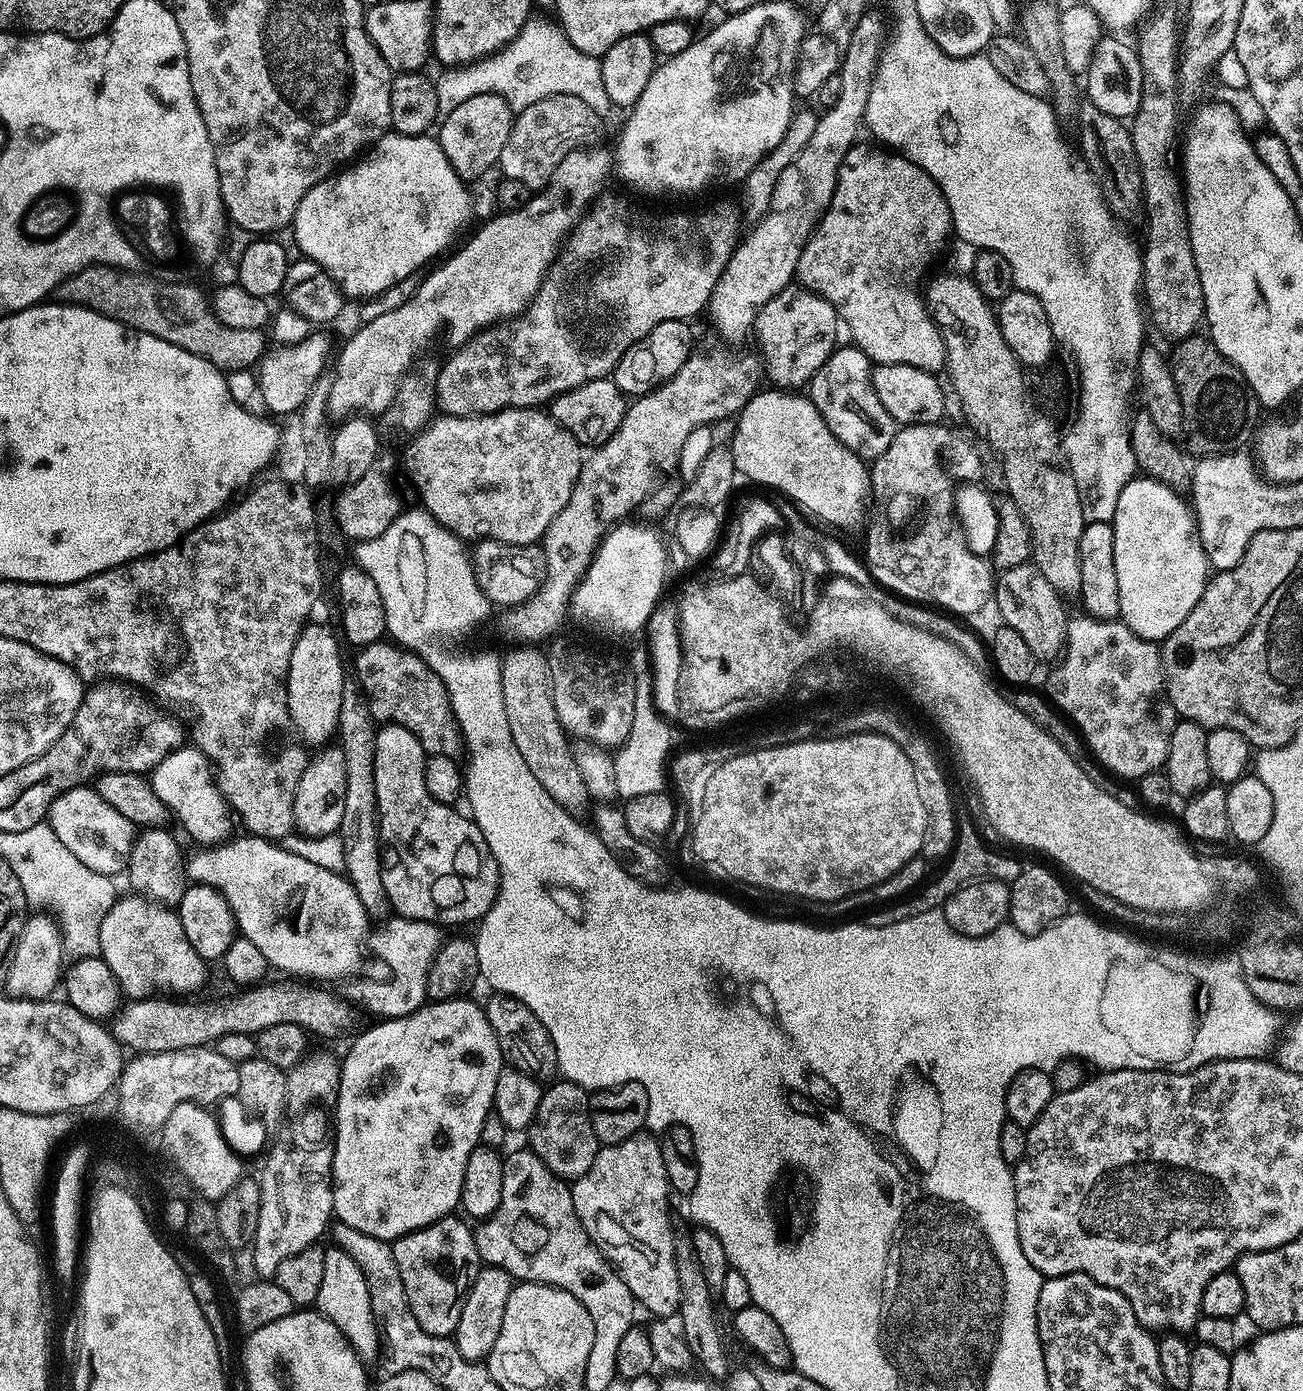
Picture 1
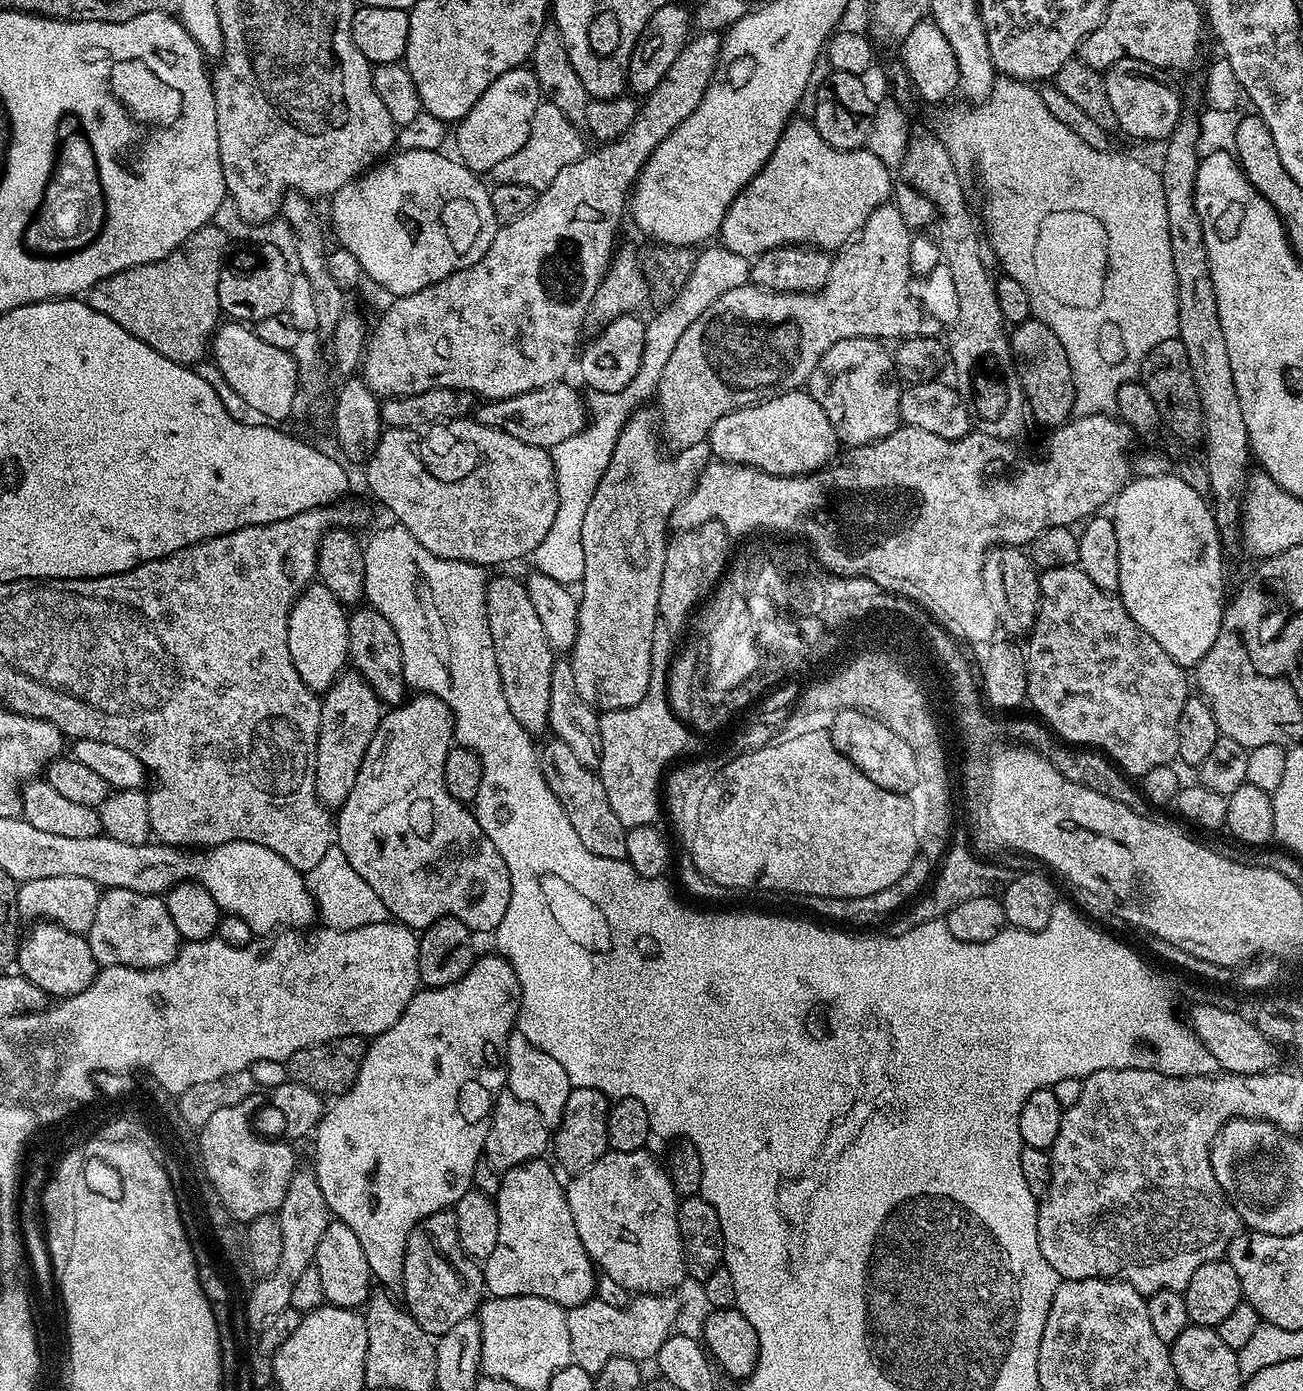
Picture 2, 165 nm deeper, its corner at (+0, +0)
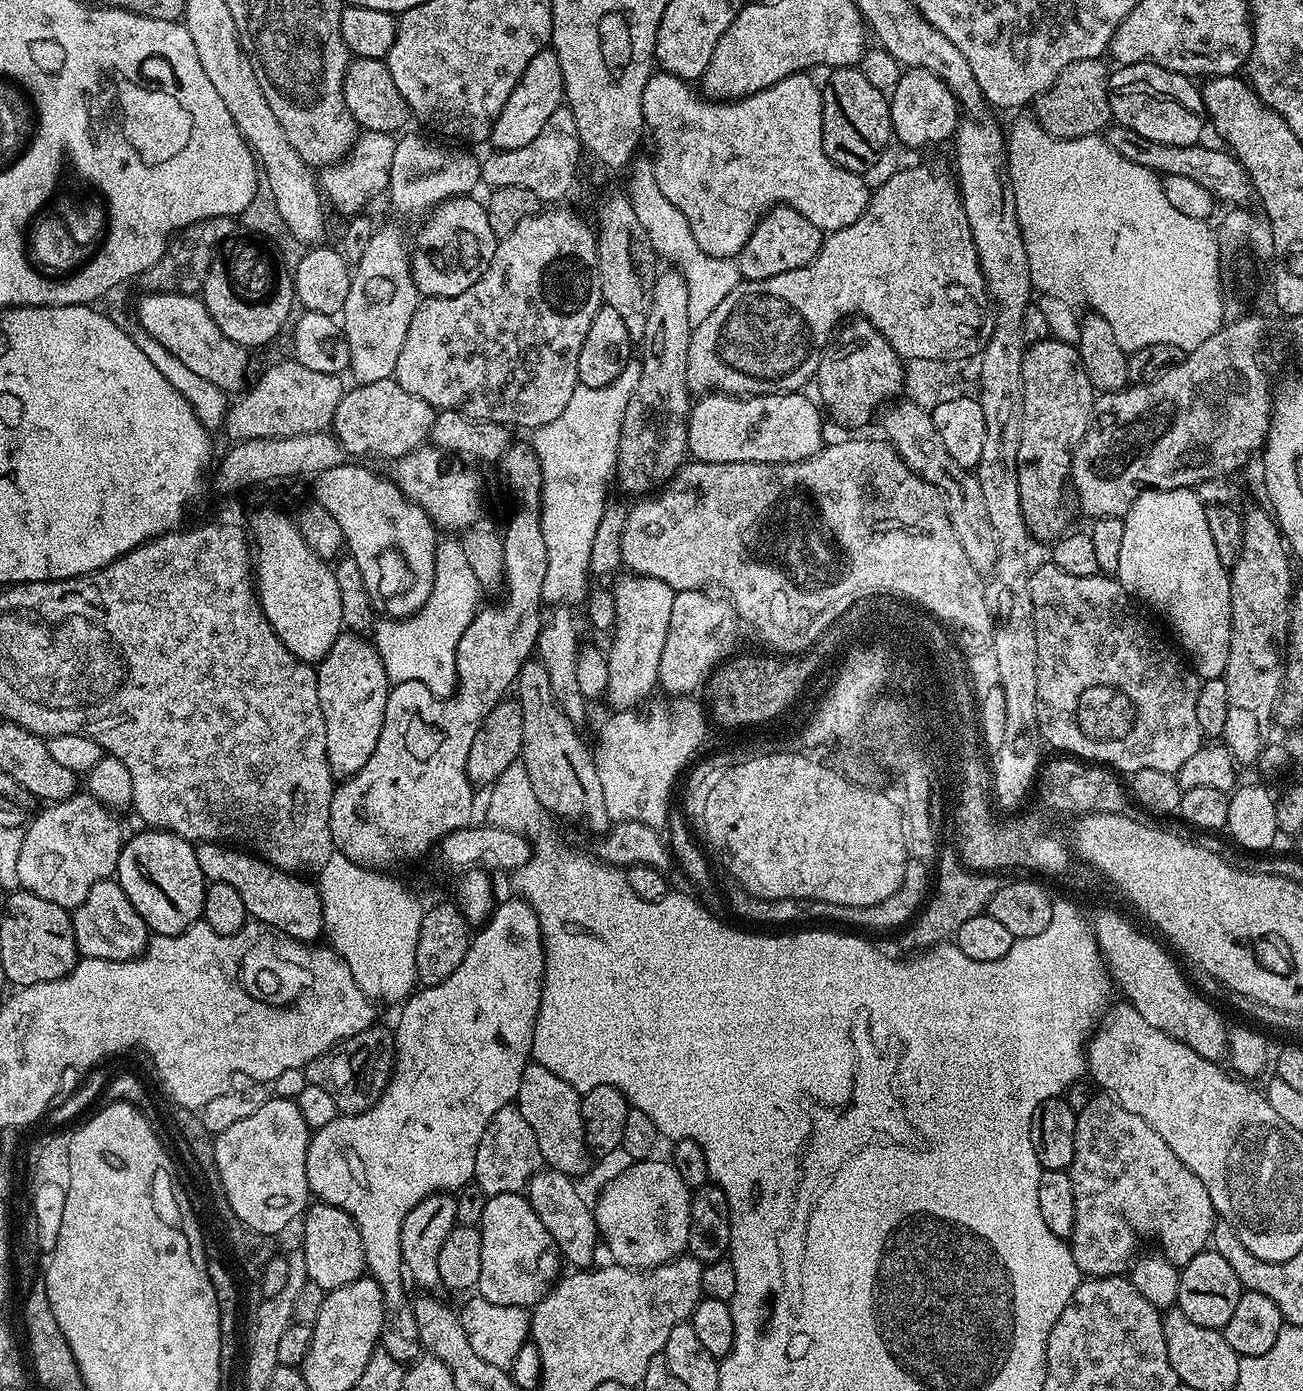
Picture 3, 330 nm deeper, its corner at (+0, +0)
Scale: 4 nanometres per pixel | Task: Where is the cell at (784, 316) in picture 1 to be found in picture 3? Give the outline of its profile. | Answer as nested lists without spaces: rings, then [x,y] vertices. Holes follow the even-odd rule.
[[[777,206],[768,209],[764,217],[756,223],[756,228],[750,234],[746,246],[741,250],[738,257],[740,274],[744,280],[765,280],[774,278],[774,274],[786,274],[786,270],[798,270],[798,266],[806,266],[820,253],[820,248],[824,244],[824,236],[820,229],[814,227],[798,210],[787,206]]]

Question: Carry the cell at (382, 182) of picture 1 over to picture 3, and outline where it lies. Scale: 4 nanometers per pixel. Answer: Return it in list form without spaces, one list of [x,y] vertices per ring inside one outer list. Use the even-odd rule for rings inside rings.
[[[469,194],[443,200],[419,225],[420,233],[416,236],[416,244],[414,240],[410,259],[412,277],[421,297],[462,294],[462,290],[470,290],[470,286],[482,278],[486,266],[490,266],[498,238],[494,230],[490,230],[487,207],[481,201],[479,204],[474,197]]]

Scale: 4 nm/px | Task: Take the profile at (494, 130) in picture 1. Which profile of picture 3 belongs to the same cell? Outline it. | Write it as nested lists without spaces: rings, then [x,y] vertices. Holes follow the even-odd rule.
[[[547,47],[530,58],[530,66],[526,66],[518,86],[514,86],[510,98],[506,98],[506,106],[502,106],[502,114],[498,114],[492,127],[491,147],[505,152],[518,150],[518,146],[527,146],[529,142],[534,142],[534,138],[542,134],[542,126],[550,122],[550,114],[554,114],[554,110],[558,110],[564,103],[562,66],[558,62],[558,54]]]

